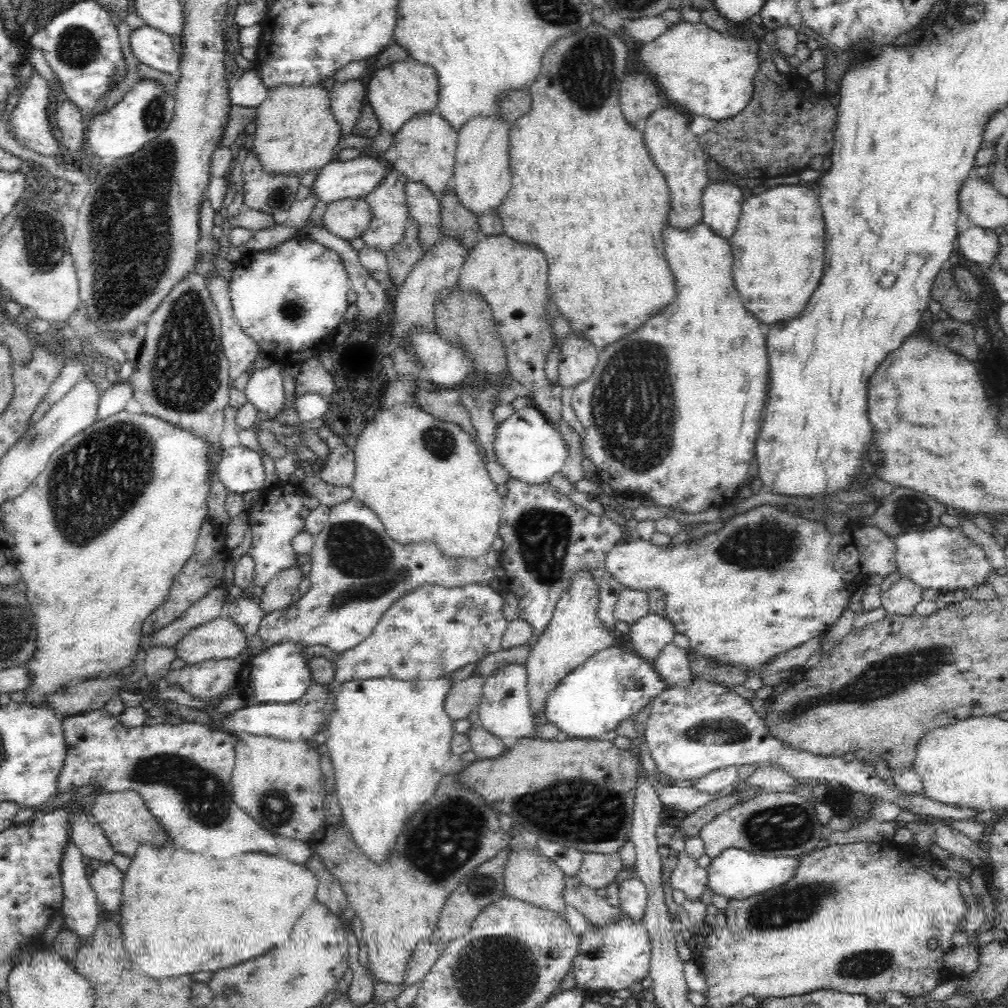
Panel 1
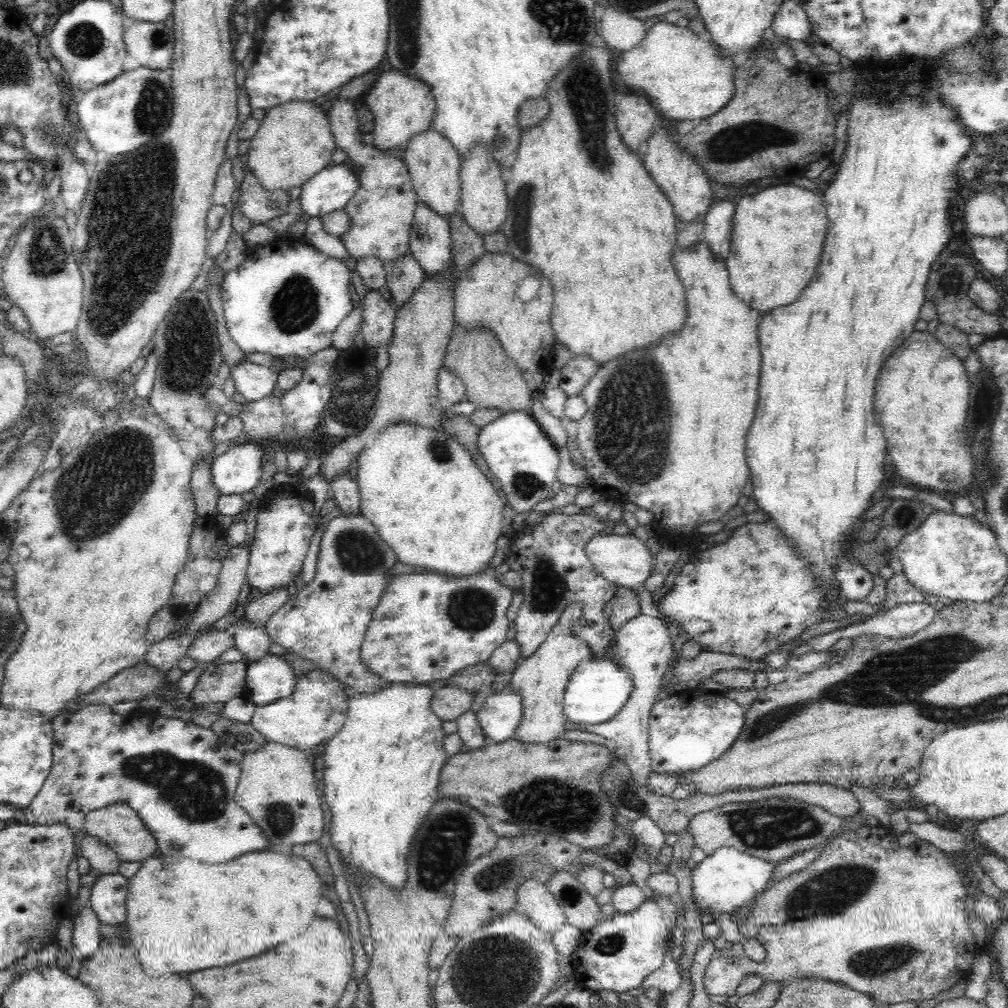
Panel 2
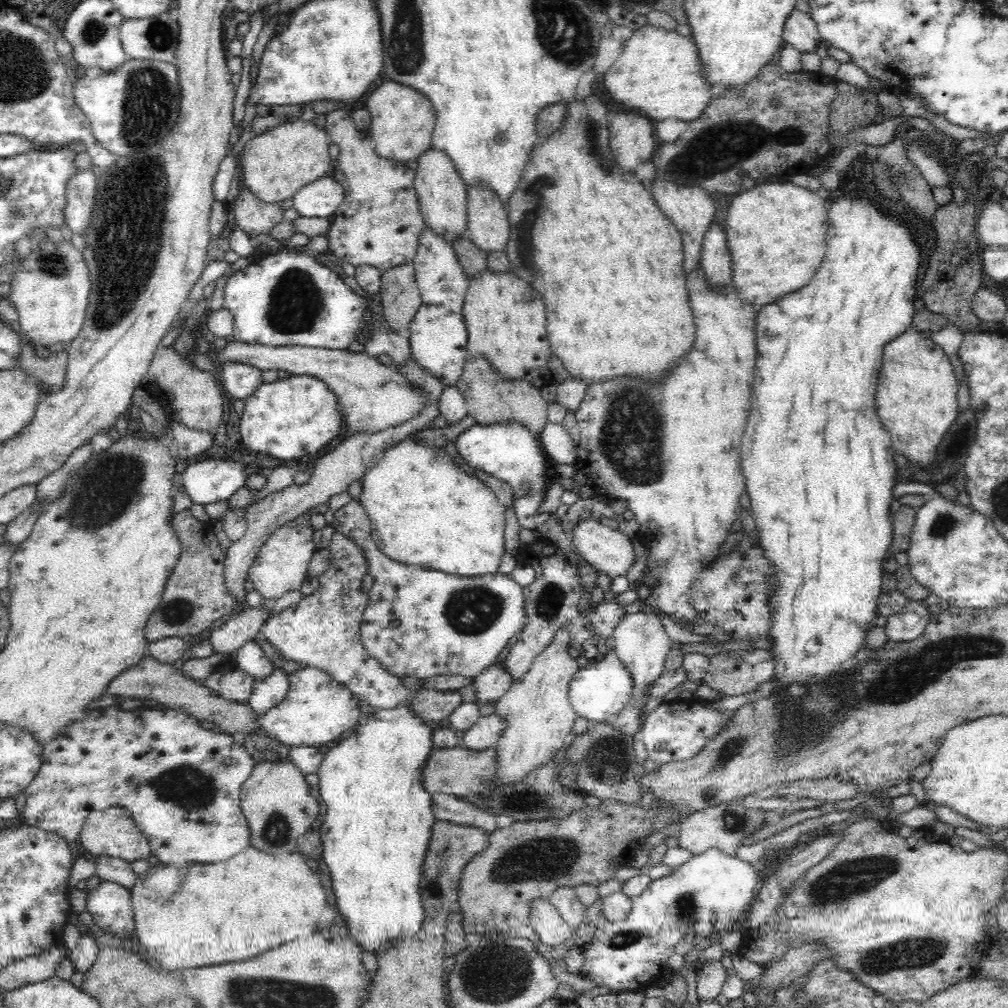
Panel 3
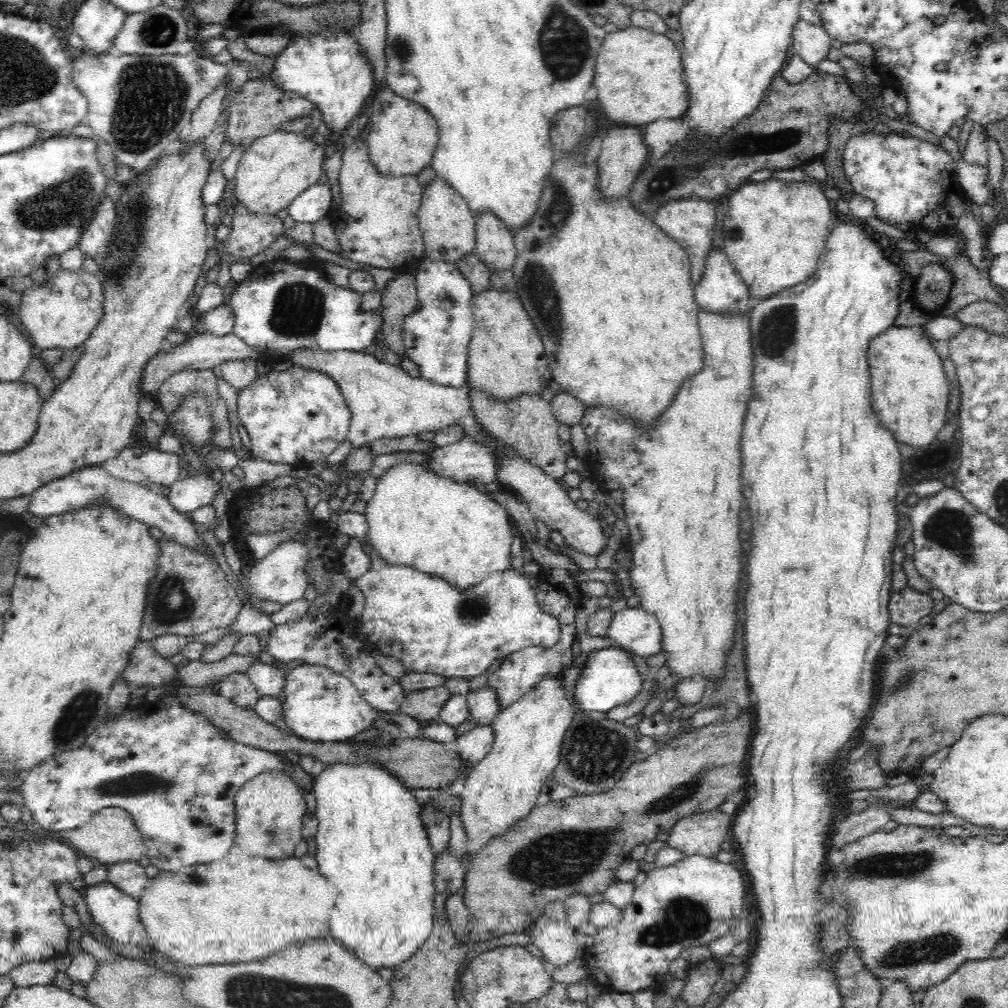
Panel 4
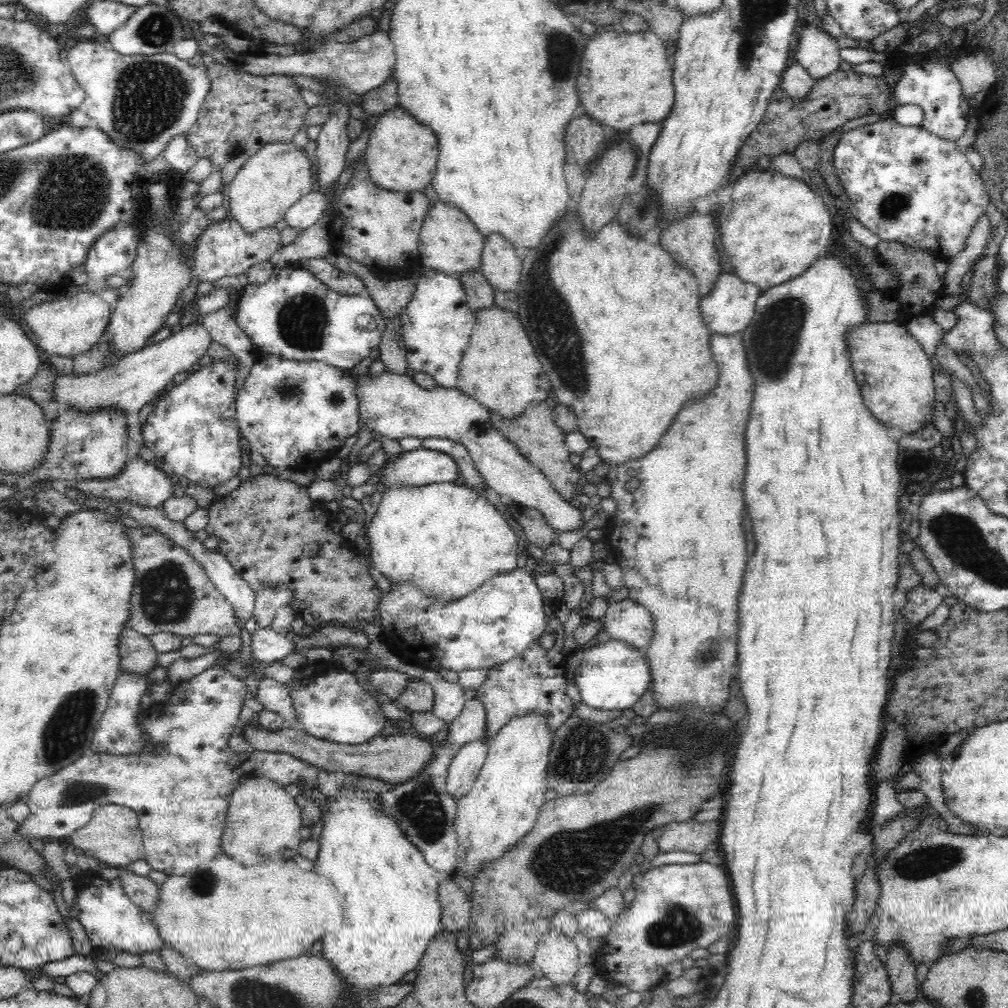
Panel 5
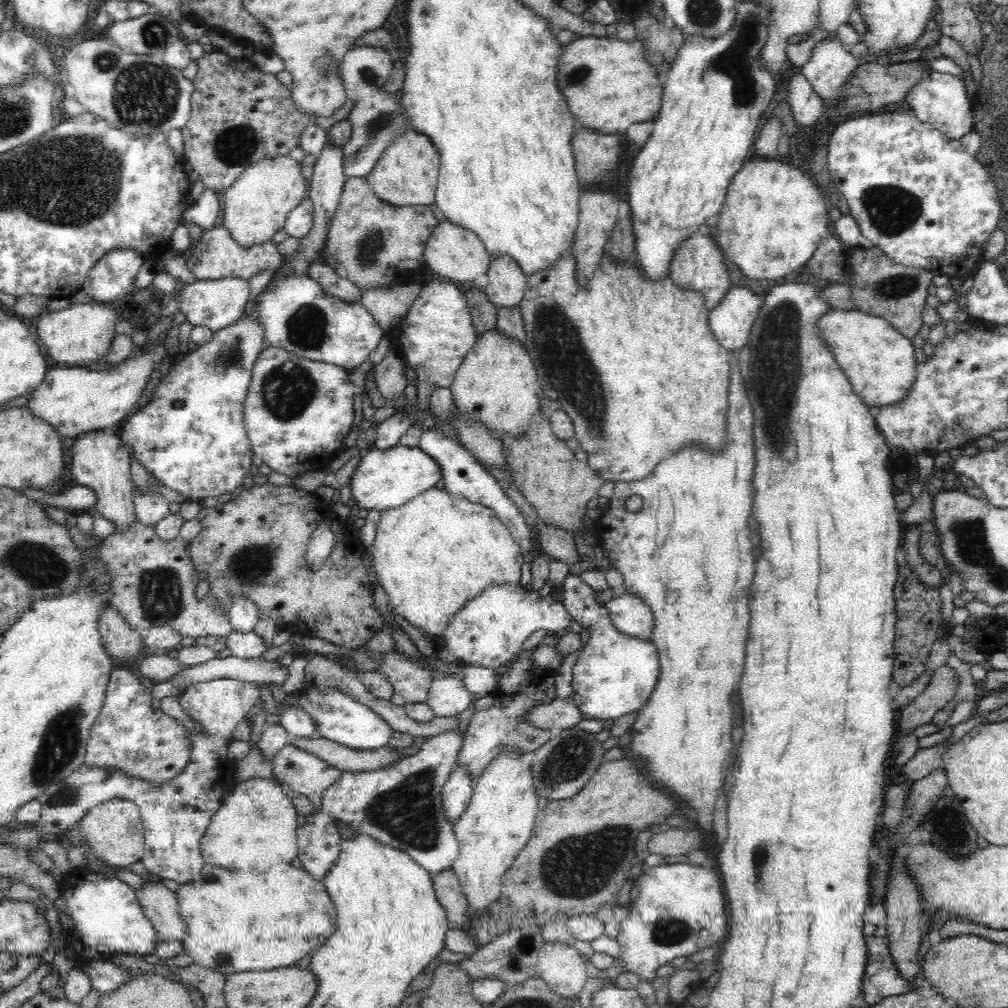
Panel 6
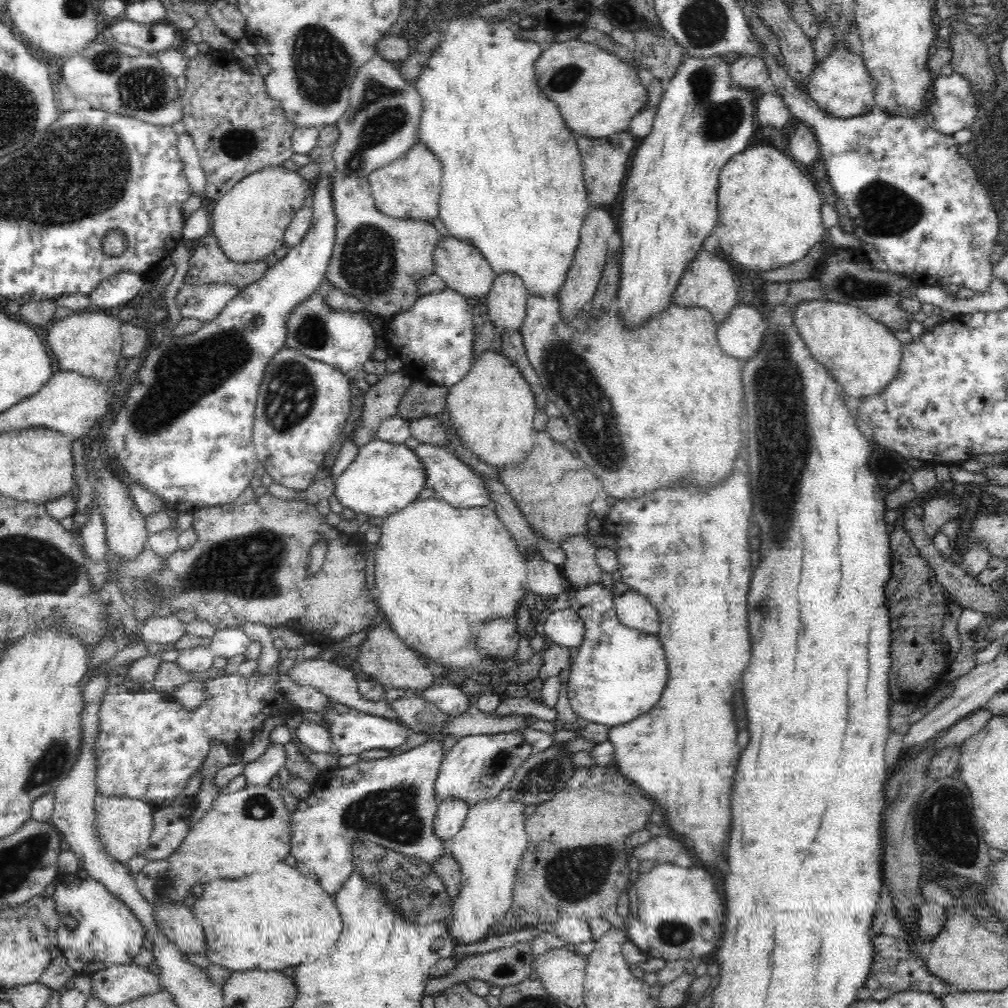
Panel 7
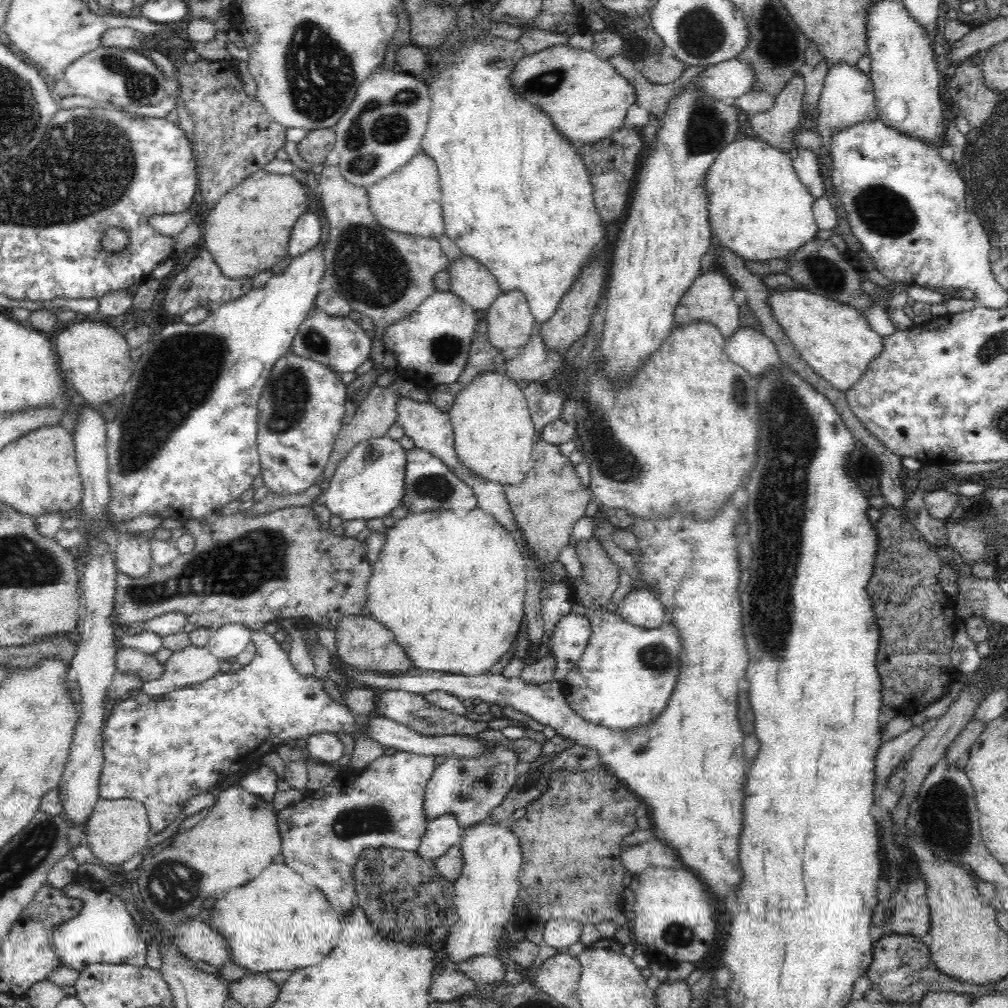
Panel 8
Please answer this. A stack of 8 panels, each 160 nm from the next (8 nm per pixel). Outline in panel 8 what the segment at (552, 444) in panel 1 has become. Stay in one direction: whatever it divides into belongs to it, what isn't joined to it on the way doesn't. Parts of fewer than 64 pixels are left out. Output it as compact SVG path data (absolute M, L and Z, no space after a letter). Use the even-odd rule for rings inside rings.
M388 436L370 438L360 442L352 449L348 457L338 464L335 474L329 481L324 504L330 510L332 516L338 516L342 521L360 520L360 518L368 521L370 518L383 518L399 505L400 498L404 494L404 473L407 472L406 451L399 441Z

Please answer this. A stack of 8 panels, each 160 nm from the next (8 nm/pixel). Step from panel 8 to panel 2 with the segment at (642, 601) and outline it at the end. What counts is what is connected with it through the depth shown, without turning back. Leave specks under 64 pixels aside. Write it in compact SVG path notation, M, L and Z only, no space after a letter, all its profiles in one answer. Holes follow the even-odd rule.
M641 613L636 618L627 620L613 635L614 648L632 679L630 697L608 722L602 722L598 726L580 726L580 724L568 721L565 727L566 729L577 728L603 736L608 744L613 745L617 752L624 755L625 763L631 770L631 778L639 786L644 787L646 780L648 780L648 774L652 770L650 755L648 755L649 718L653 704L658 701L657 698L662 692L663 678L671 666L670 662L673 658L672 639L664 621Z

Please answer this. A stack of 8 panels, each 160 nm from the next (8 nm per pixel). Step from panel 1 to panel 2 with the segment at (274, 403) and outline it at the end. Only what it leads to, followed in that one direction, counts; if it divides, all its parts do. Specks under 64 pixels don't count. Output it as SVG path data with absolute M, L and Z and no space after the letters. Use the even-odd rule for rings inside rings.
M241 362L229 370L236 391L246 399L247 403L260 400L270 395L276 384L277 374L264 365Z

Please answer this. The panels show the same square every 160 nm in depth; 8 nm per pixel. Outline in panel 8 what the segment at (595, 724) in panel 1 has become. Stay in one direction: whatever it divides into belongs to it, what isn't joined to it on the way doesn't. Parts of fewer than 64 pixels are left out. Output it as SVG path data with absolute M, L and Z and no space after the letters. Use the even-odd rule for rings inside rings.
M592 607L586 615L592 634L576 666L561 683L568 706L584 720L609 729L628 730L651 723L665 709L676 684L676 646L680 644L675 624L662 623L656 628L639 627L626 622L617 612Z

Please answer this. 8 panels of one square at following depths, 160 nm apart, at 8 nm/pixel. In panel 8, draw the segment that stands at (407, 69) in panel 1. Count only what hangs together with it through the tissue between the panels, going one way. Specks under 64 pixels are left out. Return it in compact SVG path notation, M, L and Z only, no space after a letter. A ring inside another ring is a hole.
M419 152L396 172L367 188L368 210L386 229L418 237L444 236L445 224L441 209L441 188L434 159Z

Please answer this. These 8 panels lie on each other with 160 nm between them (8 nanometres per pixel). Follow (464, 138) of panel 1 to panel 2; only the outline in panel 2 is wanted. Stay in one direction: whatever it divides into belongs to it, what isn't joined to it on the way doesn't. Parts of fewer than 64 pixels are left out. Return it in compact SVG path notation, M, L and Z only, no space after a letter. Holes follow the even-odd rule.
M482 145L470 149L468 156L461 161L460 178L461 203L458 214L472 227L474 233L482 238L500 231L507 214L508 199L505 175L500 170L500 165L492 158L492 154Z

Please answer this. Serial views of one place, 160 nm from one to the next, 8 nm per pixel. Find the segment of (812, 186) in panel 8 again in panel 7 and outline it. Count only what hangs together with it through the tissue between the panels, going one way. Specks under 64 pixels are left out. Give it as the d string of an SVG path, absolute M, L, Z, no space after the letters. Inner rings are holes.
M794 122L791 127L796 127L790 140L788 154L804 170L808 170L818 158L819 144L814 133L804 122Z

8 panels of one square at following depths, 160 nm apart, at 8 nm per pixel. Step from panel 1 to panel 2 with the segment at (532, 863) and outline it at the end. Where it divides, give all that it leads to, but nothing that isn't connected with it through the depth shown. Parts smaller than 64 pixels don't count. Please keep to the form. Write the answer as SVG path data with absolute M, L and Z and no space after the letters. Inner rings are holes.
M528 879L521 883L517 894L520 911L545 934L560 932L567 923L563 909L539 880Z

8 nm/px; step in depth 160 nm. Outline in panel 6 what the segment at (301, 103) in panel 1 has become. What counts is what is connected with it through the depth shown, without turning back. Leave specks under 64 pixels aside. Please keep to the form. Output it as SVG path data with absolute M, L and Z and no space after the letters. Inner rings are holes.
M276 155L252 163L222 194L222 224L234 243L253 247L272 240L283 228L288 213L302 203L309 193L310 181L300 173L301 166L288 155Z

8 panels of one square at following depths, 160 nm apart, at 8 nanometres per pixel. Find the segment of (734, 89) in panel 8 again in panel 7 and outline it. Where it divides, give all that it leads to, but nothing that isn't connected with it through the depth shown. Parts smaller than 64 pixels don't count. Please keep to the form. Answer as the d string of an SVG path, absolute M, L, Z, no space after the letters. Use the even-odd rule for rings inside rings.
M754 56L738 58L736 62L732 62L732 68L728 73L730 73L732 83L738 83L742 87L750 87L750 89L754 89L754 93L764 94L764 92L773 90L764 59Z

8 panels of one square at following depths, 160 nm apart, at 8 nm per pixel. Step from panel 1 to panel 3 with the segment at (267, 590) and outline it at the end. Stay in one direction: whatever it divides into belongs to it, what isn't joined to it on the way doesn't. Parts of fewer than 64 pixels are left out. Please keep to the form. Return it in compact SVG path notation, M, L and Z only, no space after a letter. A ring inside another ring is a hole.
M247 606L243 612L219 623L210 630L211 635L208 638L212 652L217 655L235 653L244 643L252 641L260 634L262 622L268 616L269 609L270 607L254 609Z

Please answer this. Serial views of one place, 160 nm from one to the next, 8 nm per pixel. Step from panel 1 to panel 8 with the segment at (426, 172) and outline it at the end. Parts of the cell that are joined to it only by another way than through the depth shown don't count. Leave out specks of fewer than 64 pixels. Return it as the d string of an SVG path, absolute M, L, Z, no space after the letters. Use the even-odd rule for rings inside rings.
M468 255L450 262L446 270L450 274L450 291L476 312L487 312L501 293L494 275Z

